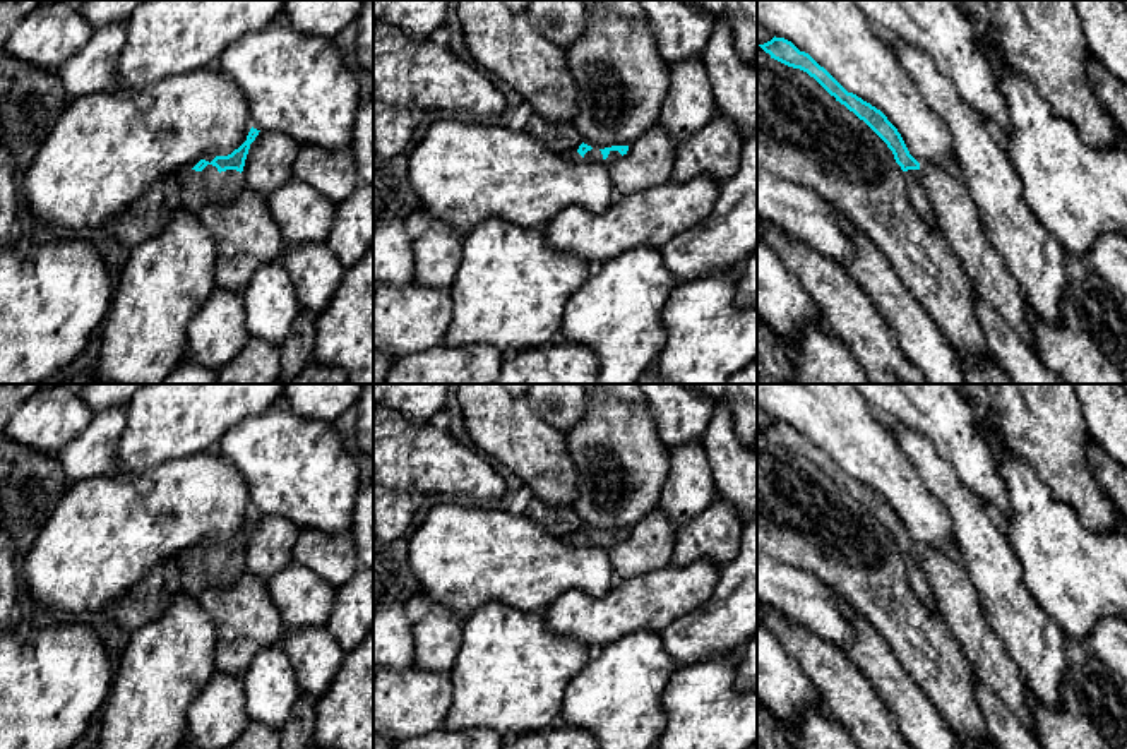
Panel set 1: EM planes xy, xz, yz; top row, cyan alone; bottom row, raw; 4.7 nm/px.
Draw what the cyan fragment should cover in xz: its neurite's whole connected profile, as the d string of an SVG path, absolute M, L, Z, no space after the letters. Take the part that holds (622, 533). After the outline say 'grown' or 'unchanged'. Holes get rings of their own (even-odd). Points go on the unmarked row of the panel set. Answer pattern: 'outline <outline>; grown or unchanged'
outline M581 528L577 535L572 535L572 540L577 543L605 543L606 548L613 548L623 538L627 538L629 530L611 530L605 533L593 533L587 528Z; grown

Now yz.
outline M774 420L771 425L759 430L769 437L771 442L814 461L836 485L863 504L887 528L909 567L911 588L921 603L927 605L933 615L939 615L928 579L920 566L920 547L909 538L901 518L887 500L856 478L848 476L824 451L808 437L800 435L791 425Z; grown

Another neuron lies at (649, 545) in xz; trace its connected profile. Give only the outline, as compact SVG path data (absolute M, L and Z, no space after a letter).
M661 507L649 511L629 535L610 548L615 581L642 576L671 564L677 528Z

